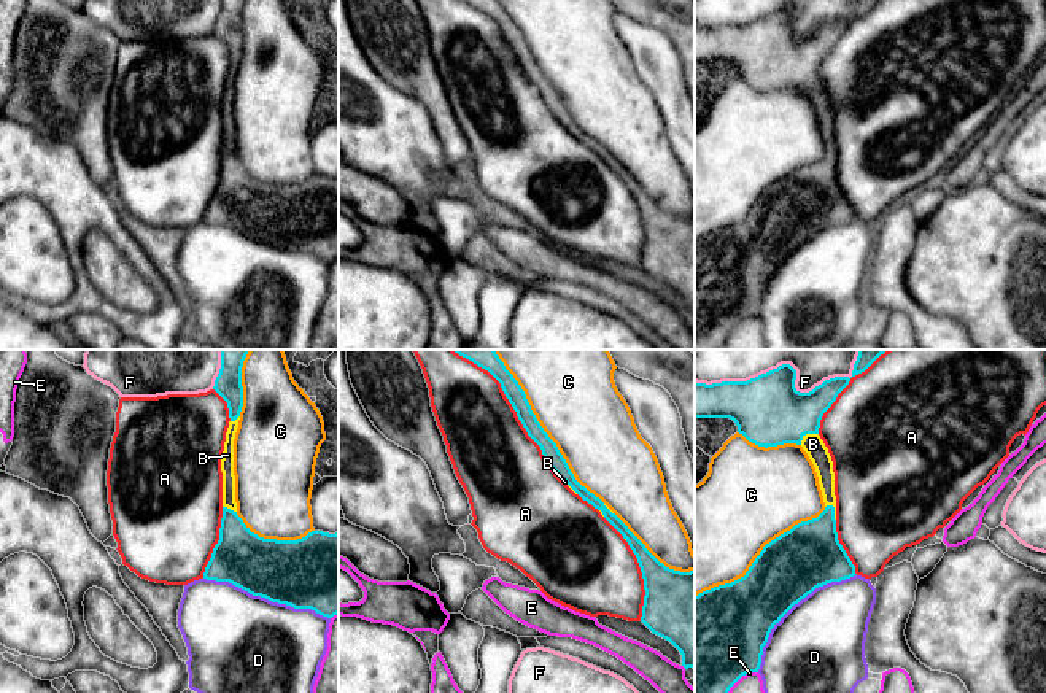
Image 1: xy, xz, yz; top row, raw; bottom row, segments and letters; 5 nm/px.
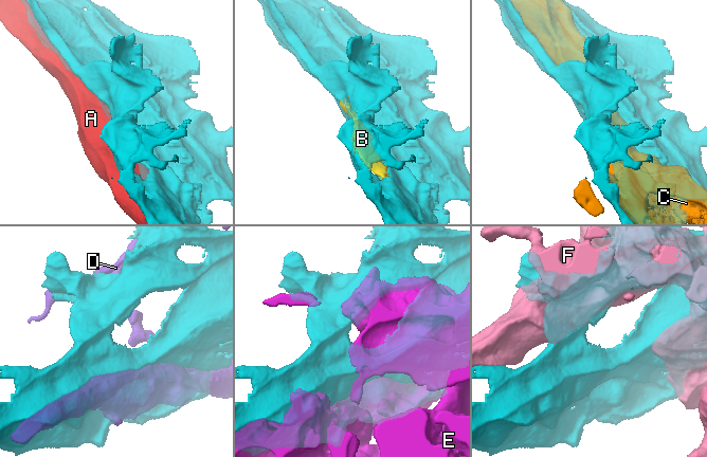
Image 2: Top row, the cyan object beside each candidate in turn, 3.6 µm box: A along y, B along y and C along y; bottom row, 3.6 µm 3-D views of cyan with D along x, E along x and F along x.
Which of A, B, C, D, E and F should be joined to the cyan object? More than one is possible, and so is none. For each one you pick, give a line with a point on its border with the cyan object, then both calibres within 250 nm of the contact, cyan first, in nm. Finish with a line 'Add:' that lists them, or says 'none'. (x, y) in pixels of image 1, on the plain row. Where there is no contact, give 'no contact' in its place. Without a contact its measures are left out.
B: meets cyan in yz at (806, 77); 360 nm thick on the cyan side, 100 nm on the other
Add: B

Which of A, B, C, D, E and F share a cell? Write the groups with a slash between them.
A / B / C / D / E / F

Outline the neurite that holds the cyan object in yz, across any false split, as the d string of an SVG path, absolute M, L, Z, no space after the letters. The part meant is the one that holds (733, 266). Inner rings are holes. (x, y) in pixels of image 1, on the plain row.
M782 8L747 25L695 25L695 62L730 62L738 76L758 91L801 89L815 111L825 146L817 162L766 188L744 221L695 240L695 350L720 350L742 319L758 316L771 273L795 248L819 230L857 219L838 184L833 105L819 79L823 57L850 22L825 24L809 37L800 37L795 24L796 14Z

